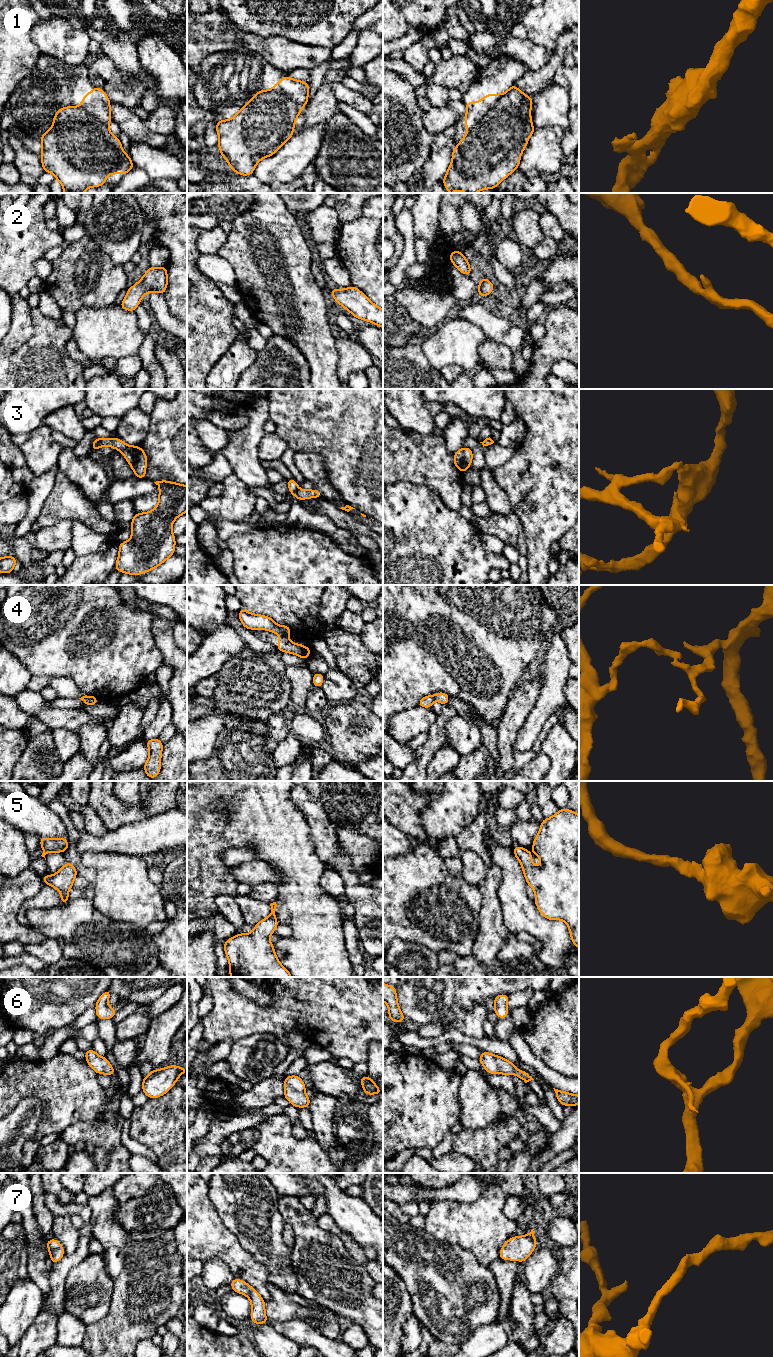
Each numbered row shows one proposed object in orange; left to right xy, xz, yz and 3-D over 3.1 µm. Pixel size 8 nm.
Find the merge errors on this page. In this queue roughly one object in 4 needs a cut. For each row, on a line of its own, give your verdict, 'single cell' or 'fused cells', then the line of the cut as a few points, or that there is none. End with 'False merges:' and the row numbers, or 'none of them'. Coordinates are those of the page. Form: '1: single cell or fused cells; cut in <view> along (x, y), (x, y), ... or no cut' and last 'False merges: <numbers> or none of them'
1: single cell; no cut
2: single cell; no cut
3: fused cells; cut in xy along (100, 439), (102, 445)
4: fused cells; cut in xz along (281, 634), (285, 636)
5: single cell; no cut
6: single cell; no cut
7: single cell; no cut
False merges: 3, 4

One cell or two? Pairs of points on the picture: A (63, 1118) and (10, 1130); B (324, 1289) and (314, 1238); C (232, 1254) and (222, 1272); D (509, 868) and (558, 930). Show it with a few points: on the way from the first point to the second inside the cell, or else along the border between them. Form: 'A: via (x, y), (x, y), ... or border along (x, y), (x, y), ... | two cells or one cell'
A: border along (42, 1100), (41, 1121), (28, 1139) | two cells
B: via (324, 1276), (324, 1268), (315, 1251) | one cell
C: border along (203, 1261), (209, 1258), (222, 1260), (234, 1277) | two cells
D: via (513, 887), (513, 898), (539, 924) | one cell

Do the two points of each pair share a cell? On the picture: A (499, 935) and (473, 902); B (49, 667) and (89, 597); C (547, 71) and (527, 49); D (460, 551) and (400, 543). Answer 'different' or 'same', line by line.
A: different
B: same
C: different
D: same

